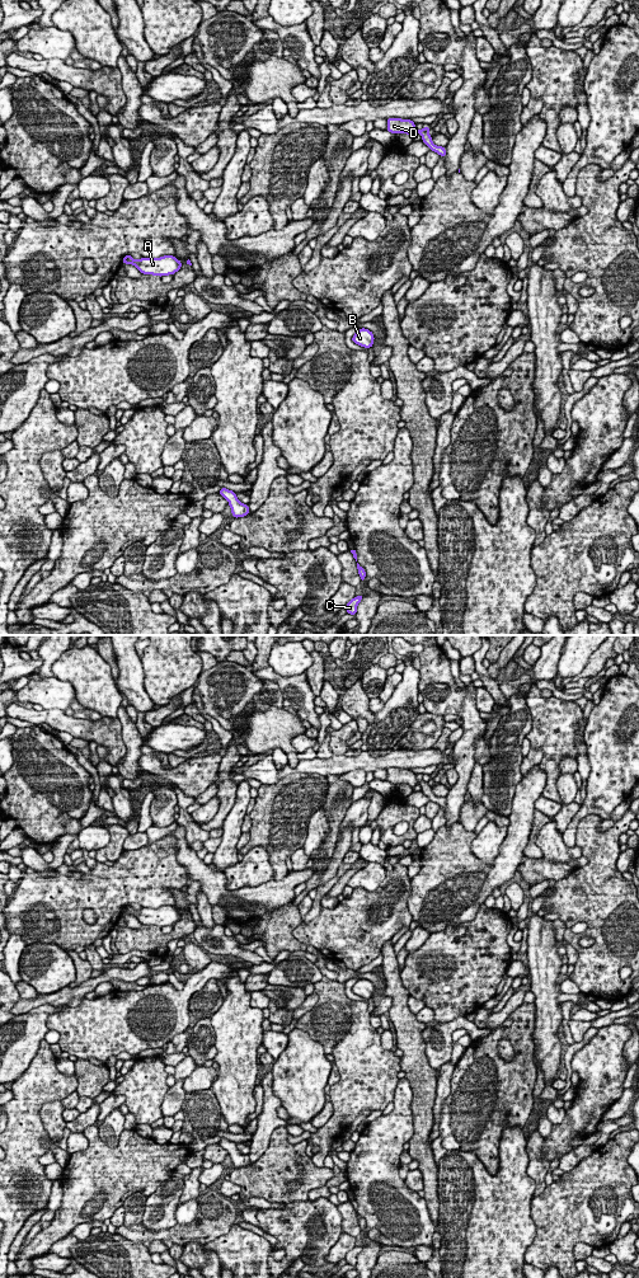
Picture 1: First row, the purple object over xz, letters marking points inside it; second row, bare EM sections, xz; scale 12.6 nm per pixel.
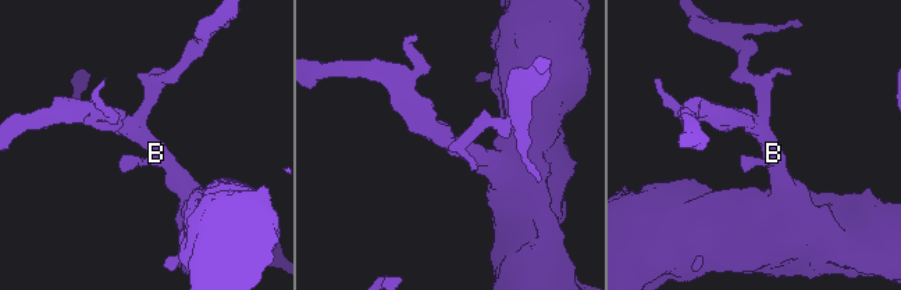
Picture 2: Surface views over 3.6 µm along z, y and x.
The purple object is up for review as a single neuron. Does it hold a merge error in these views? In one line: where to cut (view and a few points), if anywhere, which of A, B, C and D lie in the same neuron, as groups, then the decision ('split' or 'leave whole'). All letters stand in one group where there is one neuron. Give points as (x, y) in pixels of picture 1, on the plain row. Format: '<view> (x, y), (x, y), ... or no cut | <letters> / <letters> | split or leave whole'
xz (422, 779), (427, 783) | A B / C D | split

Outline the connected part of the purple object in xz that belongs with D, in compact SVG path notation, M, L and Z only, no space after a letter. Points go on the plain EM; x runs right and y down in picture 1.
M387 769L387 777L386 781L398 785L398 784L407 784L410 788L414 788L417 784L422 786L422 791L429 798L431 802L437 803L441 808L446 807L446 798L436 797L432 793L432 786L428 783L418 781L415 774L412 770L401 770L401 769Z

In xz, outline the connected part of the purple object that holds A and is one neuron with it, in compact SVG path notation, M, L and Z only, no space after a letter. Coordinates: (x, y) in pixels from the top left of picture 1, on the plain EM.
M131 905L123 907L122 913L135 916L142 925L172 926L182 918L182 912L174 906L163 906L160 908L133 910Z

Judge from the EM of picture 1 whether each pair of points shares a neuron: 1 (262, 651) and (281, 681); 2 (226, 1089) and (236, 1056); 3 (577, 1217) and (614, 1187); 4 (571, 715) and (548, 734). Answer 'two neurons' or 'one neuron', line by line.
1: two neurons
2: one neuron
3: one neuron
4: one neuron

